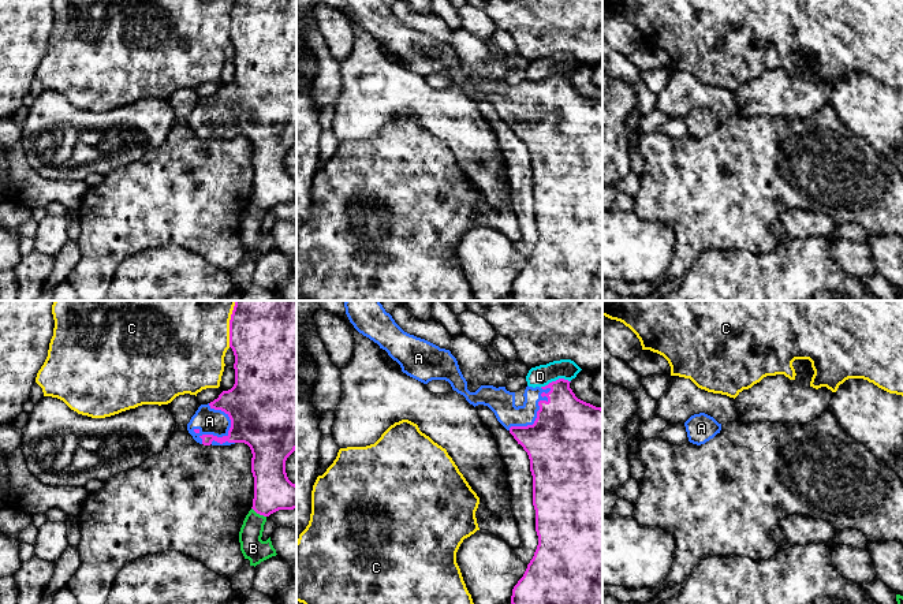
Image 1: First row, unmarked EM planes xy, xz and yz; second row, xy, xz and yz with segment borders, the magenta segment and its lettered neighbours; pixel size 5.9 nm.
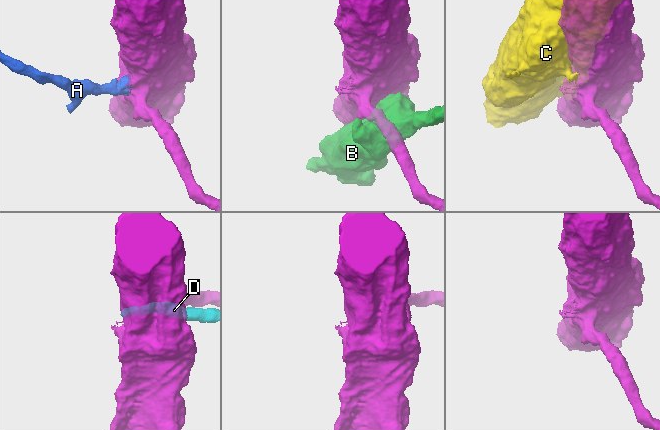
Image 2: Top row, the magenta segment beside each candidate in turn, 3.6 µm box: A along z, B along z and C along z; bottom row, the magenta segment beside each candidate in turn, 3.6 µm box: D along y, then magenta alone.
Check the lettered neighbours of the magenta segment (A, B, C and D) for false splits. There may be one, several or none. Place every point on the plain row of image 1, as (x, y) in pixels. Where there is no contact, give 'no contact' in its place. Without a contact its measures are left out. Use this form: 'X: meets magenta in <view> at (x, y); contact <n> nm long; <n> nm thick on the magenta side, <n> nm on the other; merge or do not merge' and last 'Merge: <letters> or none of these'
A: meets magenta in xy at (228, 126); contact 240 nm long; 420 nm thick on the magenta side, 160 nm on the other; merge
B: meets magenta in xy at (258, 207); contact 110 nm long; 220 nm thick on the magenta side, 140 nm on the other; do not merge
C: meets magenta in xy at (230, 21); contact 240 nm long; 440 nm thick on the magenta side, 440 nm on the other; do not merge
D: meets magenta in xz at (556, 74); contact 190 nm long; 320 nm thick on the magenta side, 130 nm on the other; do not merge
Merge: A

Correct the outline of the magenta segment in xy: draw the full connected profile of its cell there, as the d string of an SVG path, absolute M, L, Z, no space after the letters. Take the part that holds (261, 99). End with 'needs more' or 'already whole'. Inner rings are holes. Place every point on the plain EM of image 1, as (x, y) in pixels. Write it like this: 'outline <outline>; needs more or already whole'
outline M234 0L230 14L230 41L235 49L234 81L228 85L223 85L213 96L201 98L187 118L187 124L197 137L204 139L231 139L235 137L245 137L250 141L253 148L251 167L254 171L254 193L251 202L257 208L269 210L279 204L294 204L296 202L296 179L287 171L286 154L296 143L296 0Z; needs more

